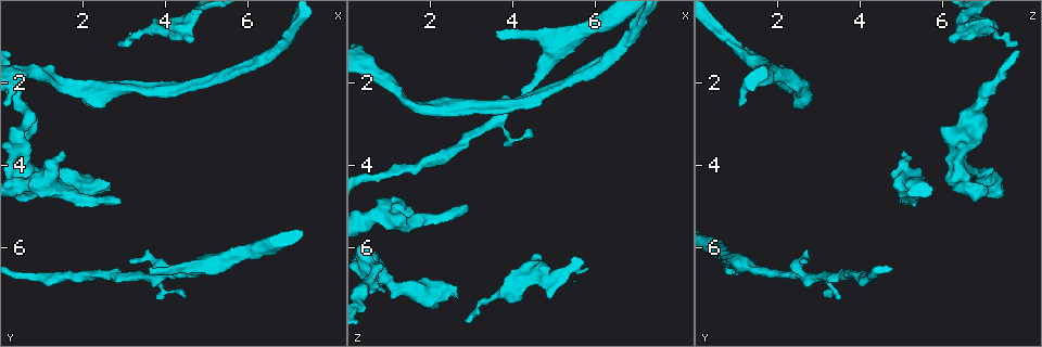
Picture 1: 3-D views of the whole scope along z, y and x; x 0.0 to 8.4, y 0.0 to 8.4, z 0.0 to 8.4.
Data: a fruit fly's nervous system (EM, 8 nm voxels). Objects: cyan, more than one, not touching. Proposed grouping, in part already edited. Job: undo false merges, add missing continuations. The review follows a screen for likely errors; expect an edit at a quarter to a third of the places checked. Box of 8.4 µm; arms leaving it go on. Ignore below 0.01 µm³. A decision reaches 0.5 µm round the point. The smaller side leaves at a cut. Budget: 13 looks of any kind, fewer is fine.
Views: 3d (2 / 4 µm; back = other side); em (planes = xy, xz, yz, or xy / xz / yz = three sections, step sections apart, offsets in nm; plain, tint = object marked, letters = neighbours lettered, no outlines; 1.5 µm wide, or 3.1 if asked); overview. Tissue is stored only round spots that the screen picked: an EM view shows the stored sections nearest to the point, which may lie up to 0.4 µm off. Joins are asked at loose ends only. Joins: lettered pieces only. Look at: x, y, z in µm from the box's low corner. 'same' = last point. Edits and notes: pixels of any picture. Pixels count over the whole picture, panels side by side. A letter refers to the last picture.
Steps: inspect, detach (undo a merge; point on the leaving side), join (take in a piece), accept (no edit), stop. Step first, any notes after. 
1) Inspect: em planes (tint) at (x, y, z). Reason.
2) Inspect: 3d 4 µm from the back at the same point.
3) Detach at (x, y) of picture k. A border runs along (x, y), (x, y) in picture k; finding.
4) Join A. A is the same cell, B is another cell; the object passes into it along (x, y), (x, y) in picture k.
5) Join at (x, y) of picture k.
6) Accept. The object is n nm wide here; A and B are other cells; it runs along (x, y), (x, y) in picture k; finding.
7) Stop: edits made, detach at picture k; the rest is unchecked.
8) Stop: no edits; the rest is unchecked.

Inspect: em planes (letters) at (3.65, 6.65, 0.85). Free end.

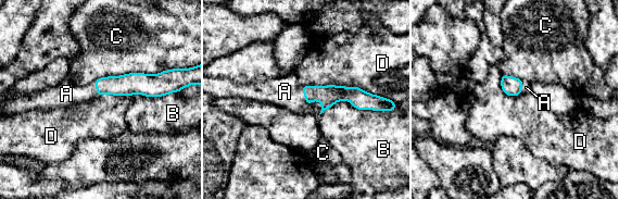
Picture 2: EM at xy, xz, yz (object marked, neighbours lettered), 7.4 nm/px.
Join A. A is the same cell, B, C and D are other cells; the object passes into it along (328, 96), (311, 102), (285, 91) in picture 2; the cell continues.

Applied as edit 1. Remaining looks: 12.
Inspect: overview. See it whole again.

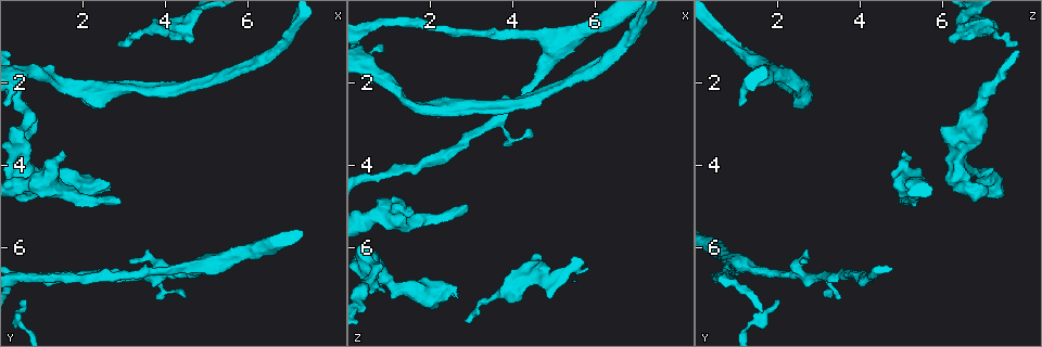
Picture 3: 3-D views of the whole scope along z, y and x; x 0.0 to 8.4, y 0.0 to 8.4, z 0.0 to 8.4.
Inspect: 3d 4 µm at (2.85, 4.90, 4.90). Free end.

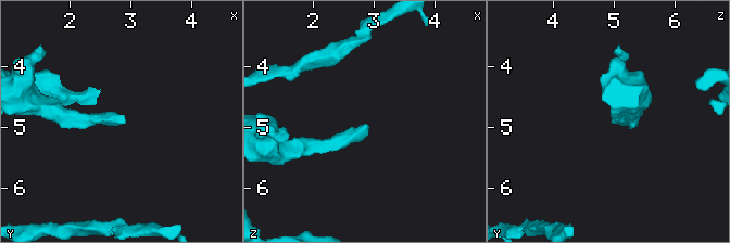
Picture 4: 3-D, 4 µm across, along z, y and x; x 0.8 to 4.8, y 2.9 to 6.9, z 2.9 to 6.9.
Inspect: em planes (tint) at (2.90, 4.95, 5.00). Shape alone is not enough.

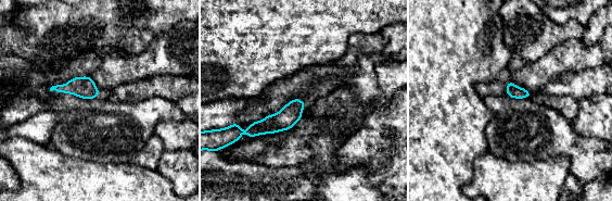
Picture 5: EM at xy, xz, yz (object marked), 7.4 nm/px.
Inspect: em planes (letters) at the same point. What lies round it.

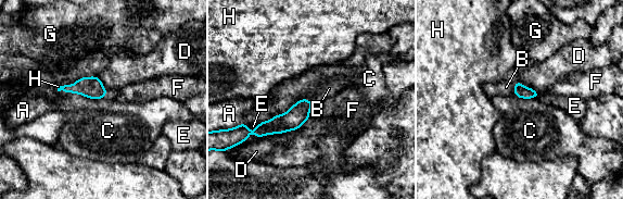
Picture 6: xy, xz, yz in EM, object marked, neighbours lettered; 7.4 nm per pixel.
Join B. B is the same cell, A, C, D, E, F, G and H are other cells; the object passes into it along (520, 90), (515, 88), (506, 87) in picture 6; it goes on there.

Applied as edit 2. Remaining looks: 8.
Inspect: em xy step 4 (letters) at (4.65, 0.95, 6.20). Branch stops here.

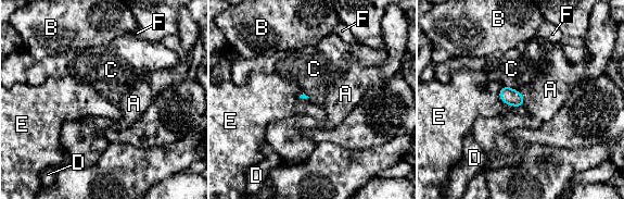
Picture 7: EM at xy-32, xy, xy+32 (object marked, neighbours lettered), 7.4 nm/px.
Accept. A, B, C, D, E and F are other cells; a border runs along (504, 85), (516, 89), (524, 103) in picture 7; no lettered piece goes on from it.

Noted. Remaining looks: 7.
Inspect: em planes (letters) at (2.90, 1.05, 7.75). Branch stops here.

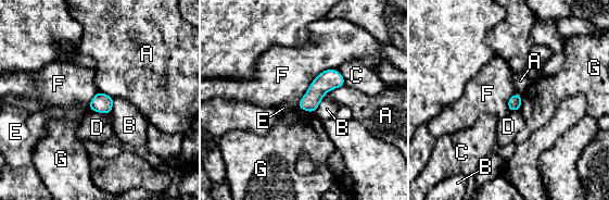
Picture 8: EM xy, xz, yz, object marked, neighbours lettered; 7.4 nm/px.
Accept. A, B, C, D, E, F and G are other cells; a border runs along (338, 70), (324, 70), (297, 107) in picture 8; no lettered piece goes on from it.

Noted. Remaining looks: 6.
Inspect: em planes (tint) at (1.55, 3.75, 5.15). An open end.

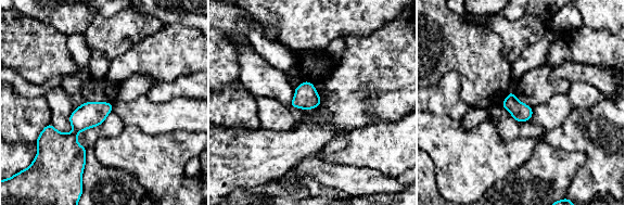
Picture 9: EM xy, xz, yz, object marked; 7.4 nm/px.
Inspect: em planes (letters) at the same point.

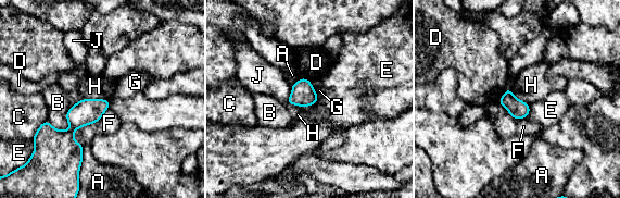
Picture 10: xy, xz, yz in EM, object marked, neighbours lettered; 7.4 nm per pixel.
Accept. The longest contact is with F, 360 nm; A, B, C, D, E, F, G, H and J are other cells; it runs along (104, 102), (70, 131), (78, 161) in picture 10; no lettered piece goes on from it.

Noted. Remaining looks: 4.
Stop: edits made, join at picture 2, join at picture 6; the rest is unchecked.

